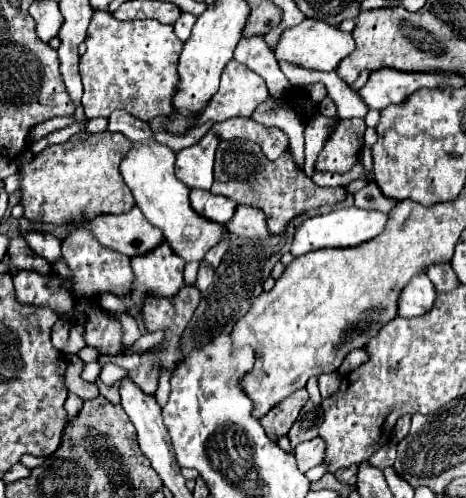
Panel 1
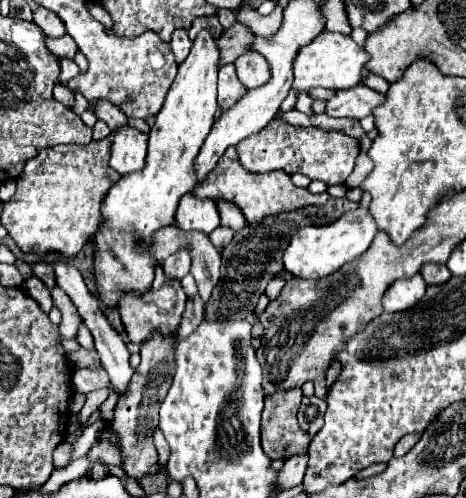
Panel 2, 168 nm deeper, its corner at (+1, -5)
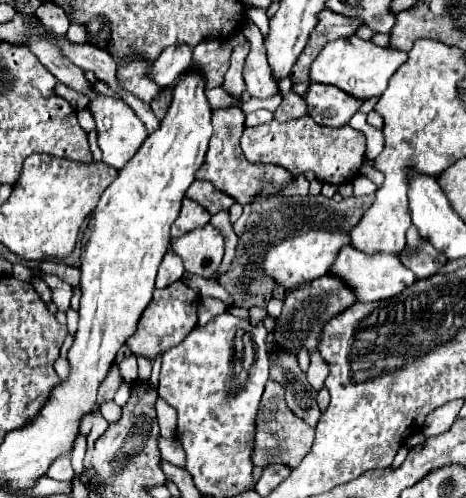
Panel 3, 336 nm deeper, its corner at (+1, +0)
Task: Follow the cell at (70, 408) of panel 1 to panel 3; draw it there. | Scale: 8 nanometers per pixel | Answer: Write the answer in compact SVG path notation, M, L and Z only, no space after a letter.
M71 453L61 455L53 461L46 475L57 481L70 482L74 477L74 470L71 465Z

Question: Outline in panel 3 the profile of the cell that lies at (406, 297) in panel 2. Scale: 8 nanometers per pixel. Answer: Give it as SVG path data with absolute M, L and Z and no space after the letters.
M347 246L339 252L339 258L335 260L335 266L331 268L333 274L339 274L351 286L355 292L359 292L359 302L377 302L377 300L387 300L391 296L397 296L405 288L409 288L417 278L411 274L409 268L401 264L401 260L393 254L363 254L355 250L353 246Z

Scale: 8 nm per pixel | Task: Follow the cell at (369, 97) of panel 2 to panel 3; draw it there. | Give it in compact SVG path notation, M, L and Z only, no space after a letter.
M315 82L309 86L305 100L309 116L321 126L345 126L363 104L361 98L345 94L337 86L323 86Z

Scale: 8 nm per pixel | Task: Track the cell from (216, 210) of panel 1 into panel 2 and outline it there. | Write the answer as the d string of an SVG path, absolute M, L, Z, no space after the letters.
M193 193L183 195L175 213L175 225L183 231L211 233L219 227L219 213L211 199L199 199Z

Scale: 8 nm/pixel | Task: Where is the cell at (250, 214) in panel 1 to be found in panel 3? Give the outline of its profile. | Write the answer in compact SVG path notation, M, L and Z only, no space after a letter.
M195 180L189 186L187 196L191 196L201 206L205 206L211 214L227 212L235 204L235 200L231 196L227 196L227 194L223 194L223 192L217 190L211 182L201 182L201 180Z

